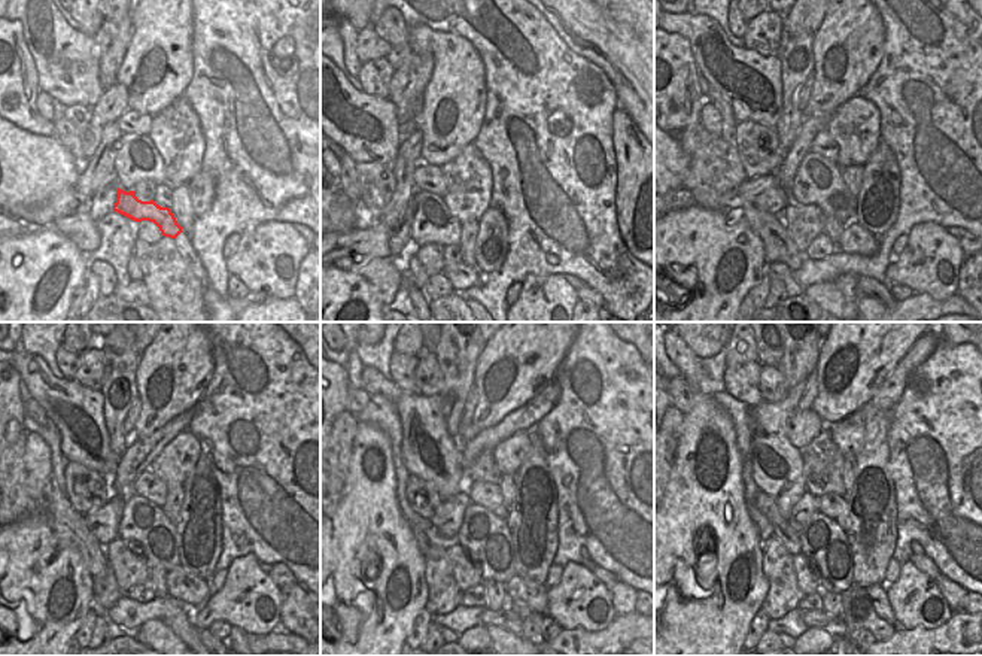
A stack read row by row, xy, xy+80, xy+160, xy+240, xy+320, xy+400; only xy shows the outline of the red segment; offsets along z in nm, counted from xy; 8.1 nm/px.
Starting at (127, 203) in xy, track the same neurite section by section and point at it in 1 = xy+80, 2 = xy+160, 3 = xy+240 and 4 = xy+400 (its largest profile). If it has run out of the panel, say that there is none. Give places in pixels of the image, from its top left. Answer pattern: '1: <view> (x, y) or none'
1: xy+80 (505, 233)
2: xy+160 (854, 239)
3: xy+240 (181, 585)
4: xy+400 (878, 597)

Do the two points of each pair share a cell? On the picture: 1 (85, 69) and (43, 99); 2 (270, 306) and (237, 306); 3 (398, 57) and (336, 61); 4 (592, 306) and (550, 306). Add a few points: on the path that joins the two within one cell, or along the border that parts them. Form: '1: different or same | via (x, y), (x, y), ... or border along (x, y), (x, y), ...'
1: different | border along (40, 91), (45, 91), (52, 99)
2: different | border along (265, 295), (263, 300), (251, 301), (246, 306)
3: different | border along (344, 29), (355, 39), (370, 94)
4: same | via (581, 306), (561, 306)

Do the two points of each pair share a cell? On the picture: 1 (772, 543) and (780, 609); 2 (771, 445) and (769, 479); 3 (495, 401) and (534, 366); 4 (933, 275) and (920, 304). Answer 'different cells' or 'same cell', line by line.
1: same cell
2: same cell
3: same cell
4: different cells

